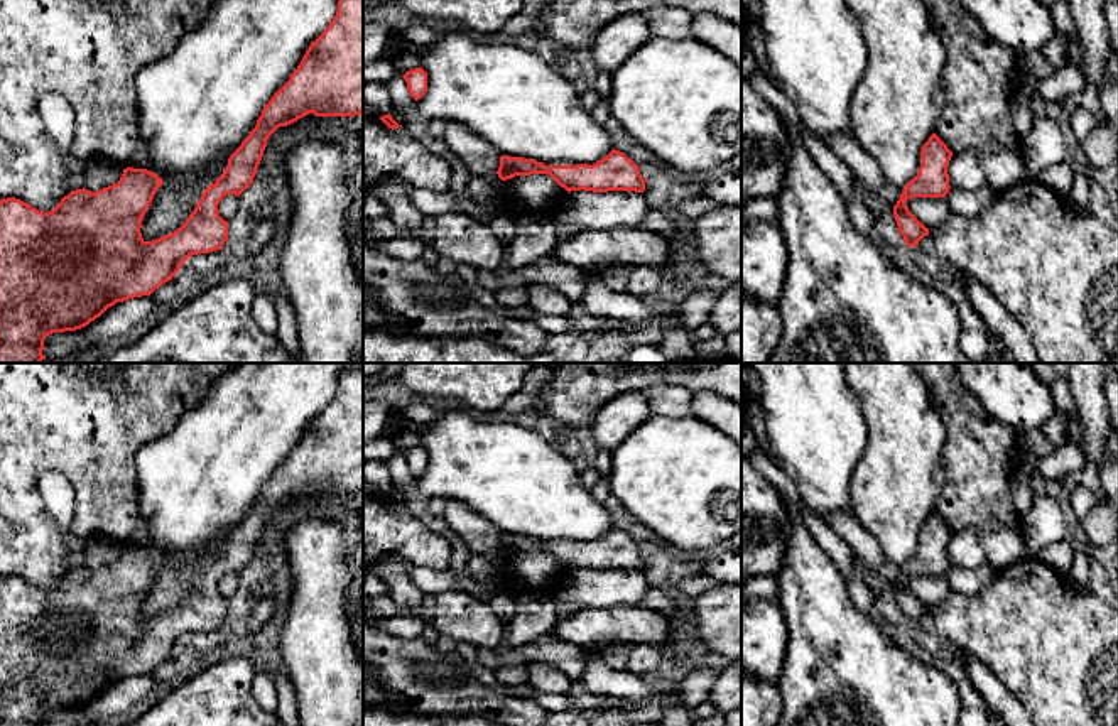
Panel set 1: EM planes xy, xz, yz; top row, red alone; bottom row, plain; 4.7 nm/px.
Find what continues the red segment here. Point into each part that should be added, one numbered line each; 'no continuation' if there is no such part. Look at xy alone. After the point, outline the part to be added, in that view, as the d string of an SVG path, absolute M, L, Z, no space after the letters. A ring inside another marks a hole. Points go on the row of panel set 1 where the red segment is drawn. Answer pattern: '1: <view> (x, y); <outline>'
no continuation

